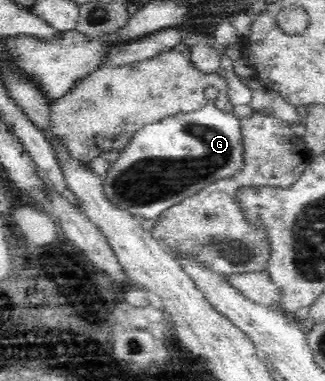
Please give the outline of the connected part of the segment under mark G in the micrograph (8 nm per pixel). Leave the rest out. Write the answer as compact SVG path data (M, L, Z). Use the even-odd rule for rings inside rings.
M210 103L200 110L178 112L166 116L160 122L152 122L137 130L119 150L118 158L110 164L102 193L110 204L120 210L126 210L132 216L140 216L144 220L158 220L162 212L182 200L198 194L210 182L220 178L230 178L241 167L241 134L240 120L232 112L219 110Z

